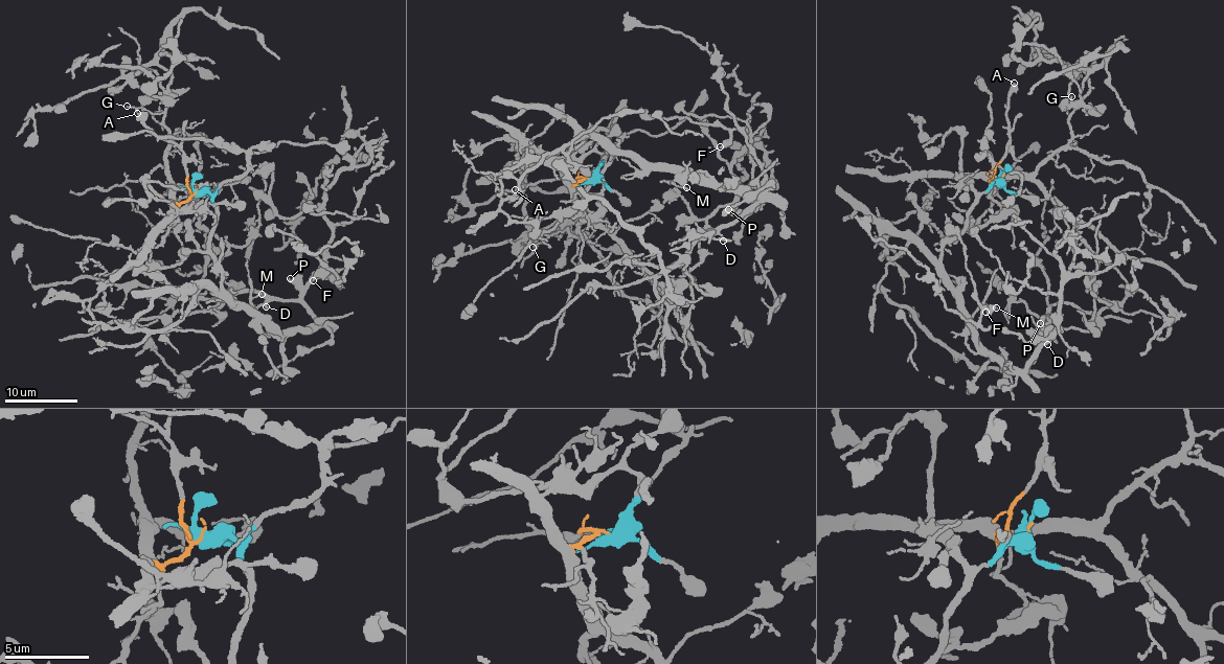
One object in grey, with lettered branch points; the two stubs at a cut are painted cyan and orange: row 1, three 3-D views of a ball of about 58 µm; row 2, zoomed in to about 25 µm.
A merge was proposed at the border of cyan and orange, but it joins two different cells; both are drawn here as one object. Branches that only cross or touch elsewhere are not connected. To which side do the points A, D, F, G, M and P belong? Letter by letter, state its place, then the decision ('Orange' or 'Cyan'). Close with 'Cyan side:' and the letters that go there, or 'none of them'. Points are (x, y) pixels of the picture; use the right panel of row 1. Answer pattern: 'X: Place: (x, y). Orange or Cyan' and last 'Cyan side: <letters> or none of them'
A: Place: (1014, 83). Orange
D: Place: (1047, 344). Cyan
F: Place: (986, 312). Cyan
G: Place: (1071, 96). Orange
M: Place: (996, 307). Cyan
P: Place: (1040, 323). Cyan
Cyan side: D, F, M, P

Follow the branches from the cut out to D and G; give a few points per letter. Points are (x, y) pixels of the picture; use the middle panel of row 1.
D: (589, 180), (605, 158), (608, 165), (612, 149), (708, 184), (734, 183), (758, 202), (721, 226), (724, 241)
G: (589, 180), (575, 184), (579, 236), (556, 232), (533, 247)

